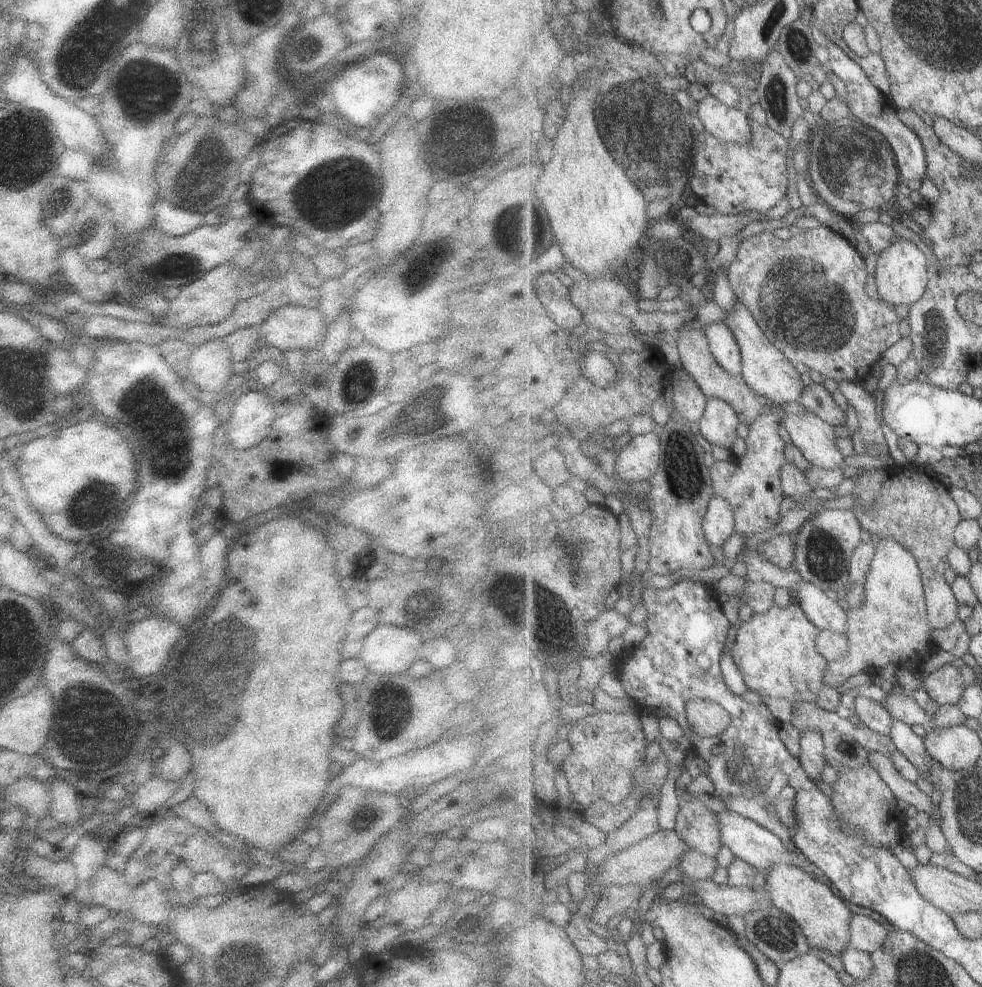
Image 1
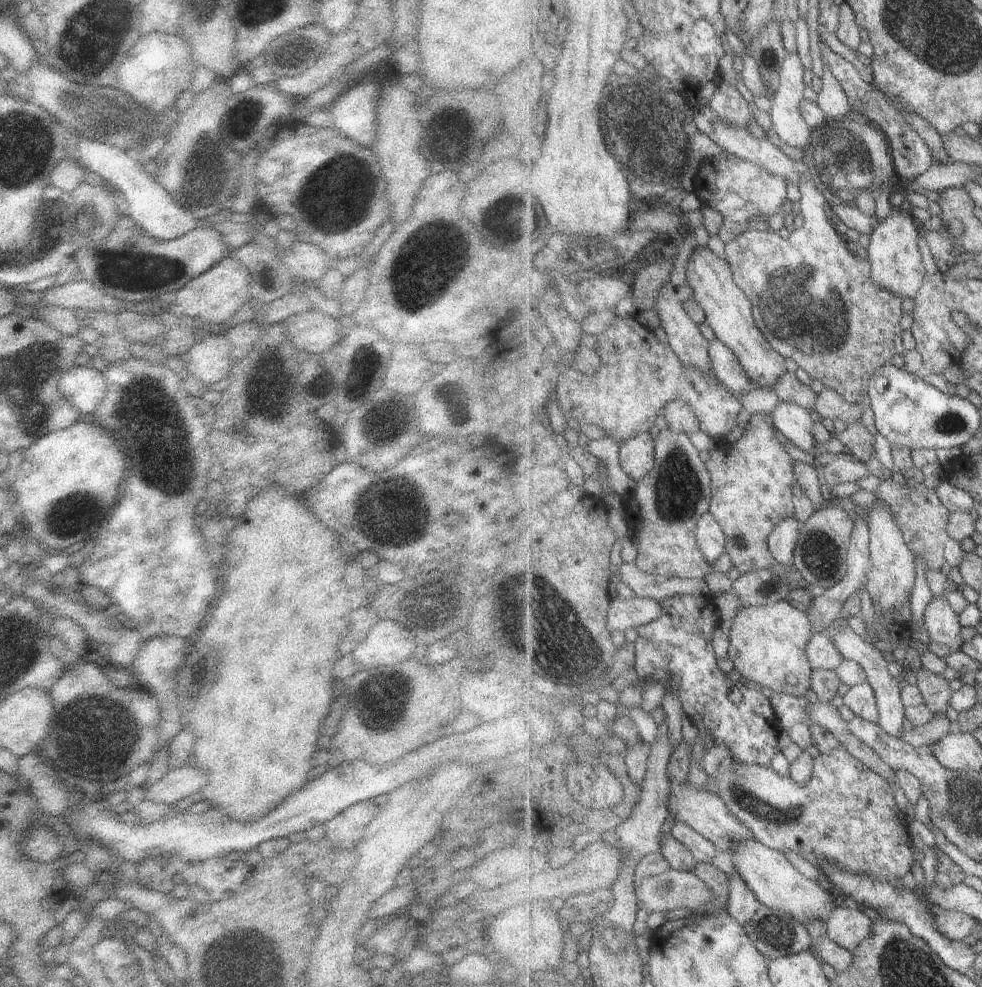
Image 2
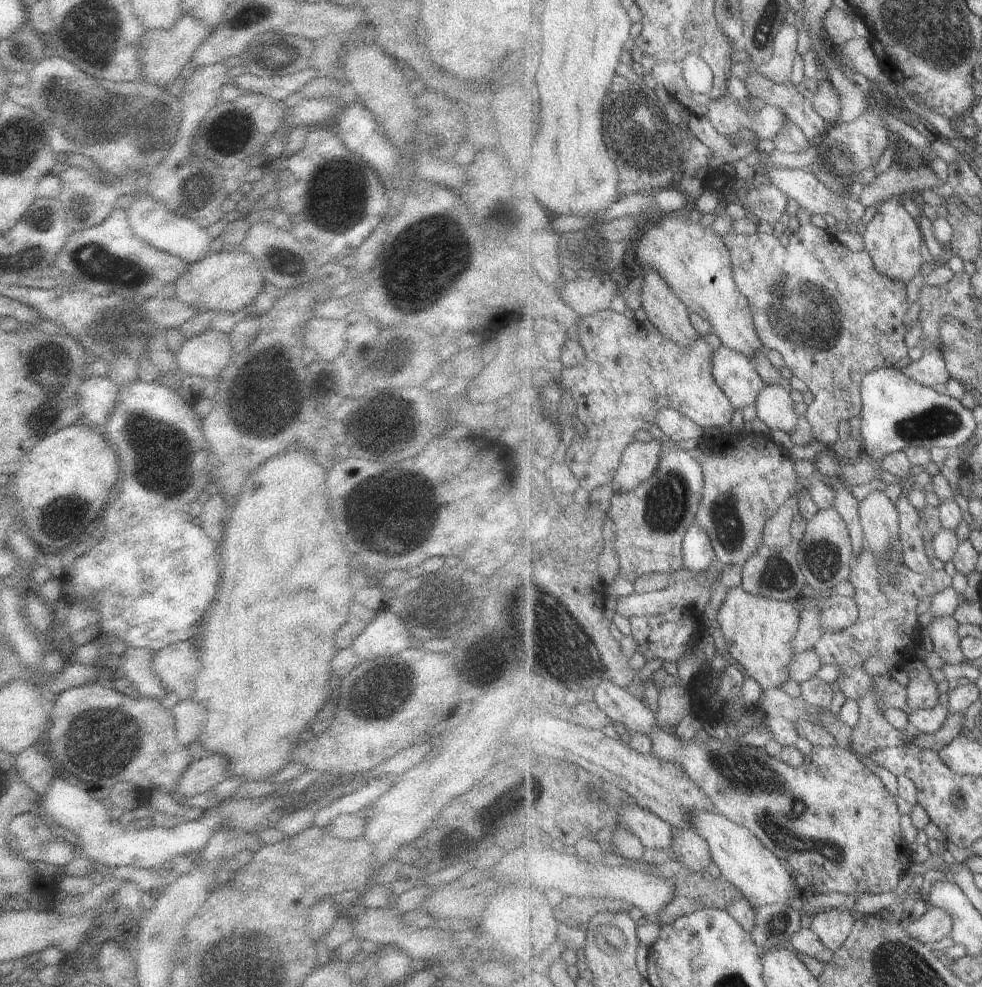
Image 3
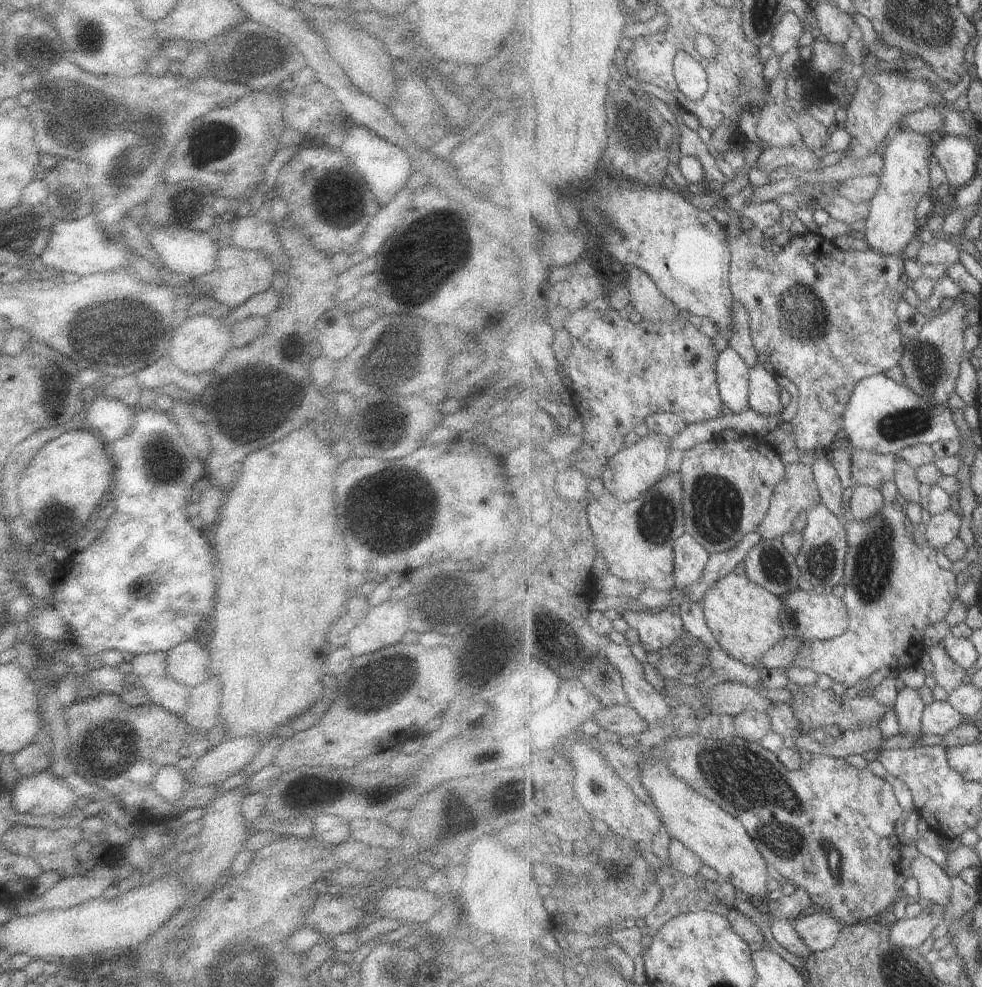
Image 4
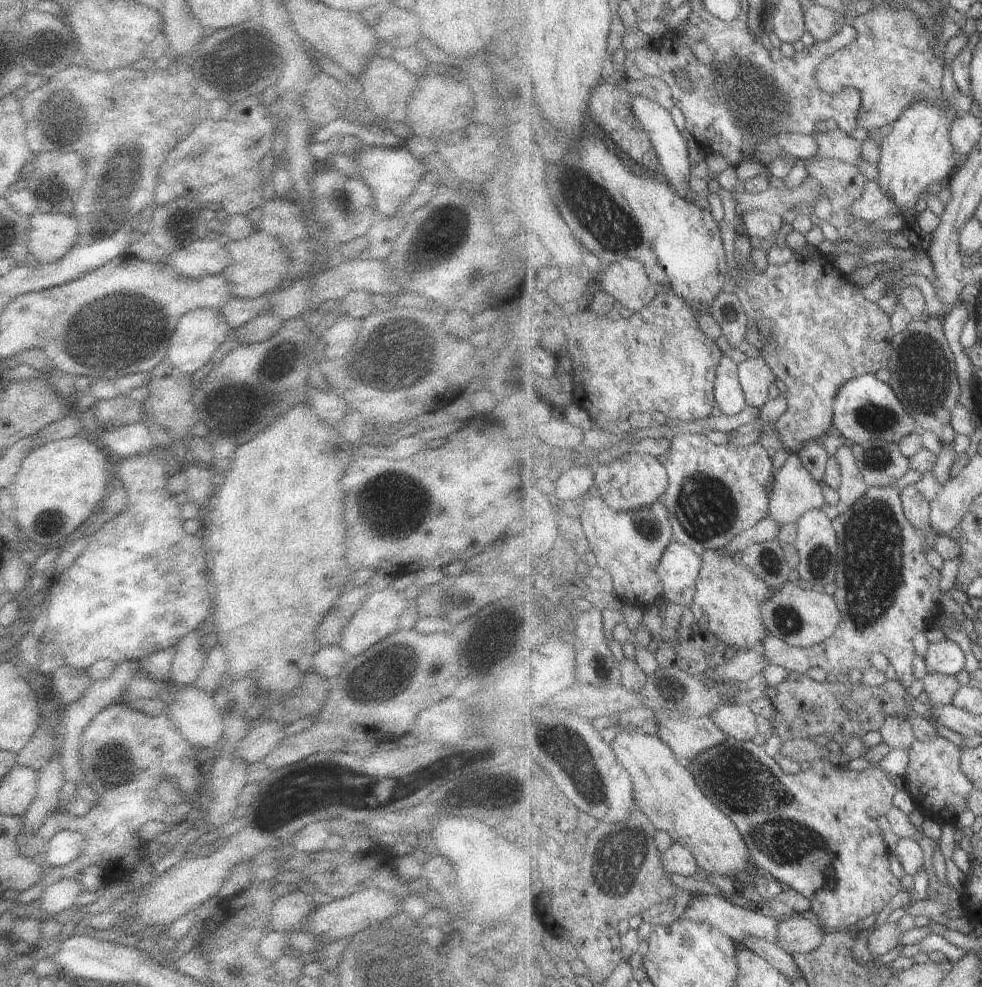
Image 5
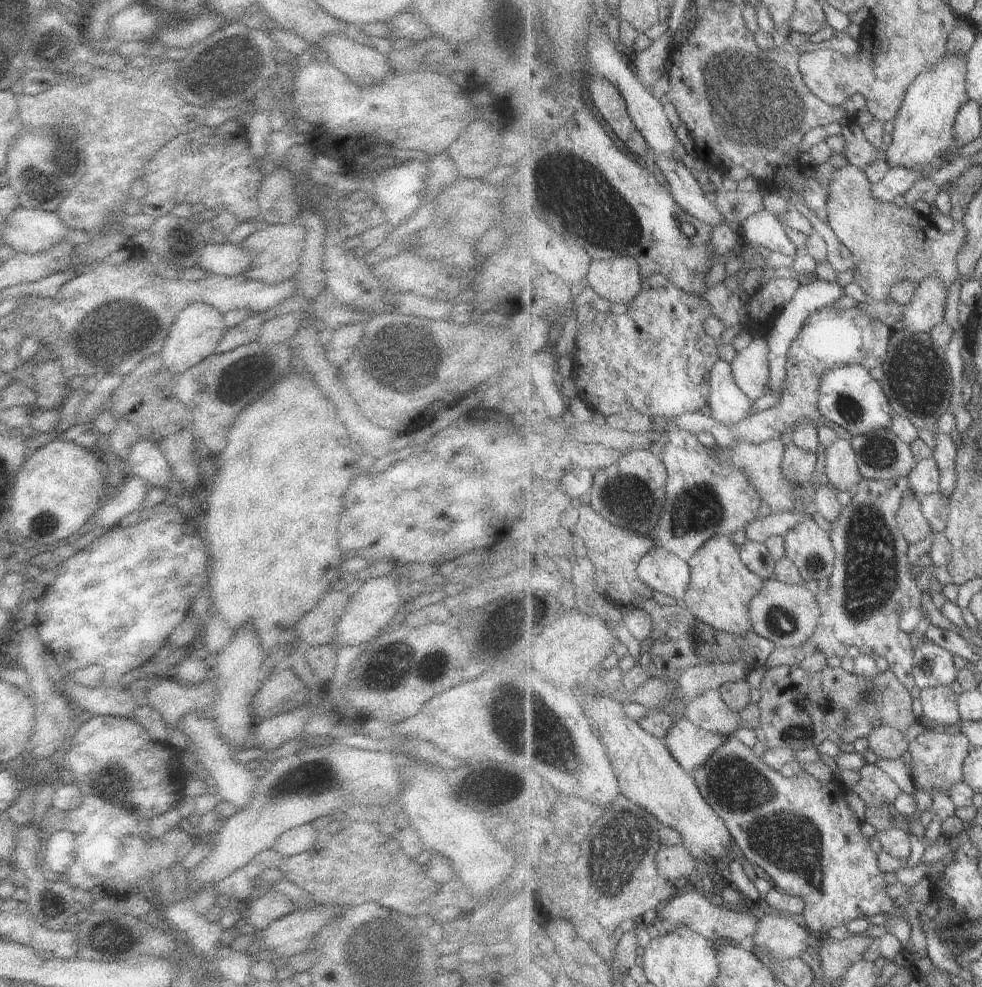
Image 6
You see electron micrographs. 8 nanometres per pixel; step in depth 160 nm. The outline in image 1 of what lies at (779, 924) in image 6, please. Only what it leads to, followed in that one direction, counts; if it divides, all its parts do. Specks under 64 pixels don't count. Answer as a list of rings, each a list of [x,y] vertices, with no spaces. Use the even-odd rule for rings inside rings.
[[[854,915],[850,925],[850,946],[871,954],[885,944],[889,933],[881,922],[869,916]]]

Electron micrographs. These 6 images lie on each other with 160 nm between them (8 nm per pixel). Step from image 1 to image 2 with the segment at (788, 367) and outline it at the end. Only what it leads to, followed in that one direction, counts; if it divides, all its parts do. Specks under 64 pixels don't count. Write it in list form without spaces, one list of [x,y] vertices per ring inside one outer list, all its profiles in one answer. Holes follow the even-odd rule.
[[[708,248],[695,249],[689,257],[685,283],[694,288],[694,299],[705,309],[706,322],[711,326],[717,339],[722,340],[736,352],[748,377],[759,387],[771,389],[780,382],[781,376],[787,371],[785,357],[772,347],[764,332],[761,332],[752,300],[736,283],[731,265],[727,260],[715,256]]]

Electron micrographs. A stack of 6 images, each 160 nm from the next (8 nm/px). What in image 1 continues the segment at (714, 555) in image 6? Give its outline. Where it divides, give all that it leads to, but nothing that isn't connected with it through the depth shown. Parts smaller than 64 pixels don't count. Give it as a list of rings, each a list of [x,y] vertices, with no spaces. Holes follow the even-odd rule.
[[[791,603],[785,607],[775,605],[771,610],[760,613],[754,611],[749,621],[738,623],[736,639],[731,648],[734,662],[743,676],[748,689],[761,696],[785,698],[793,705],[800,702],[815,703],[819,692],[826,686],[828,674],[828,661],[816,647],[816,640],[821,634],[821,629],[809,620],[804,608],[800,604]]]

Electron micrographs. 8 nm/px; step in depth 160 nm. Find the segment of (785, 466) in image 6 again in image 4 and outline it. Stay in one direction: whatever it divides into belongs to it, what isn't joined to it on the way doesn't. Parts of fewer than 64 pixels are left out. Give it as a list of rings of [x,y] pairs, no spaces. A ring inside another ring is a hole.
[[[803,462],[790,464],[787,466],[783,482],[777,485],[771,507],[757,532],[763,539],[781,539],[784,534],[792,530],[793,523],[803,511],[808,511],[812,506],[819,504],[821,504],[820,492],[812,466],[807,466]]]

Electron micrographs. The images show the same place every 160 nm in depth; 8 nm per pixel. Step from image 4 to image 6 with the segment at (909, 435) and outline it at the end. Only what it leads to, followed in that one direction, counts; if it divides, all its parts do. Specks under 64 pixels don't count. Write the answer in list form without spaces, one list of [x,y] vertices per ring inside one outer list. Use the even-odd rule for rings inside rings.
[[[847,365],[827,371],[822,377],[818,403],[824,420],[845,428],[853,438],[872,430],[891,429],[894,420],[894,408],[883,385],[869,374],[868,368],[861,365]]]

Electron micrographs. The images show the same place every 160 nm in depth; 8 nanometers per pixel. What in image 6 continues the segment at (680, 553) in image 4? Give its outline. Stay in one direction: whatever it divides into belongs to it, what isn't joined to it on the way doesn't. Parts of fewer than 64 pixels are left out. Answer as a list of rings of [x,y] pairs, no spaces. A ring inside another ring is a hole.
[[[657,548],[653,556],[645,556],[638,565],[637,574],[651,588],[679,602],[692,583],[692,568],[688,561],[664,548]]]

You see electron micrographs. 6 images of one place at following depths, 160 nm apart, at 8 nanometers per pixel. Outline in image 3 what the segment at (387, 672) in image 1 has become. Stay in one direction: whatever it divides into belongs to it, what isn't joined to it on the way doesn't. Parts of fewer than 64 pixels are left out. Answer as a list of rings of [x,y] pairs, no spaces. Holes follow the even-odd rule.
[[[377,612],[375,620],[353,640],[353,652],[361,662],[377,656],[397,656],[411,646],[405,623],[391,612]]]

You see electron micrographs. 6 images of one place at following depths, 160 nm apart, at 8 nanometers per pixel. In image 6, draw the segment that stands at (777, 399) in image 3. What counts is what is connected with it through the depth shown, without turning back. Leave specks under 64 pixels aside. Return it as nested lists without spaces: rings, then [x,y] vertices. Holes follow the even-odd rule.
[[[753,340],[748,344],[730,363],[737,386],[754,401],[763,396],[763,390],[770,384],[770,348],[764,340]]]

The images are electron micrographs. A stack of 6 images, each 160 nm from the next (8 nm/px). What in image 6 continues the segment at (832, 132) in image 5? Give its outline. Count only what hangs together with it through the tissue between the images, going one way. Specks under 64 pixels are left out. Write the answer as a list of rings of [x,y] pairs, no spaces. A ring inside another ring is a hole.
[[[855,123],[843,126],[841,135],[845,140],[843,155],[847,162],[857,168],[864,169],[869,163],[877,159],[886,159],[887,148],[878,149],[865,136],[864,129]]]

